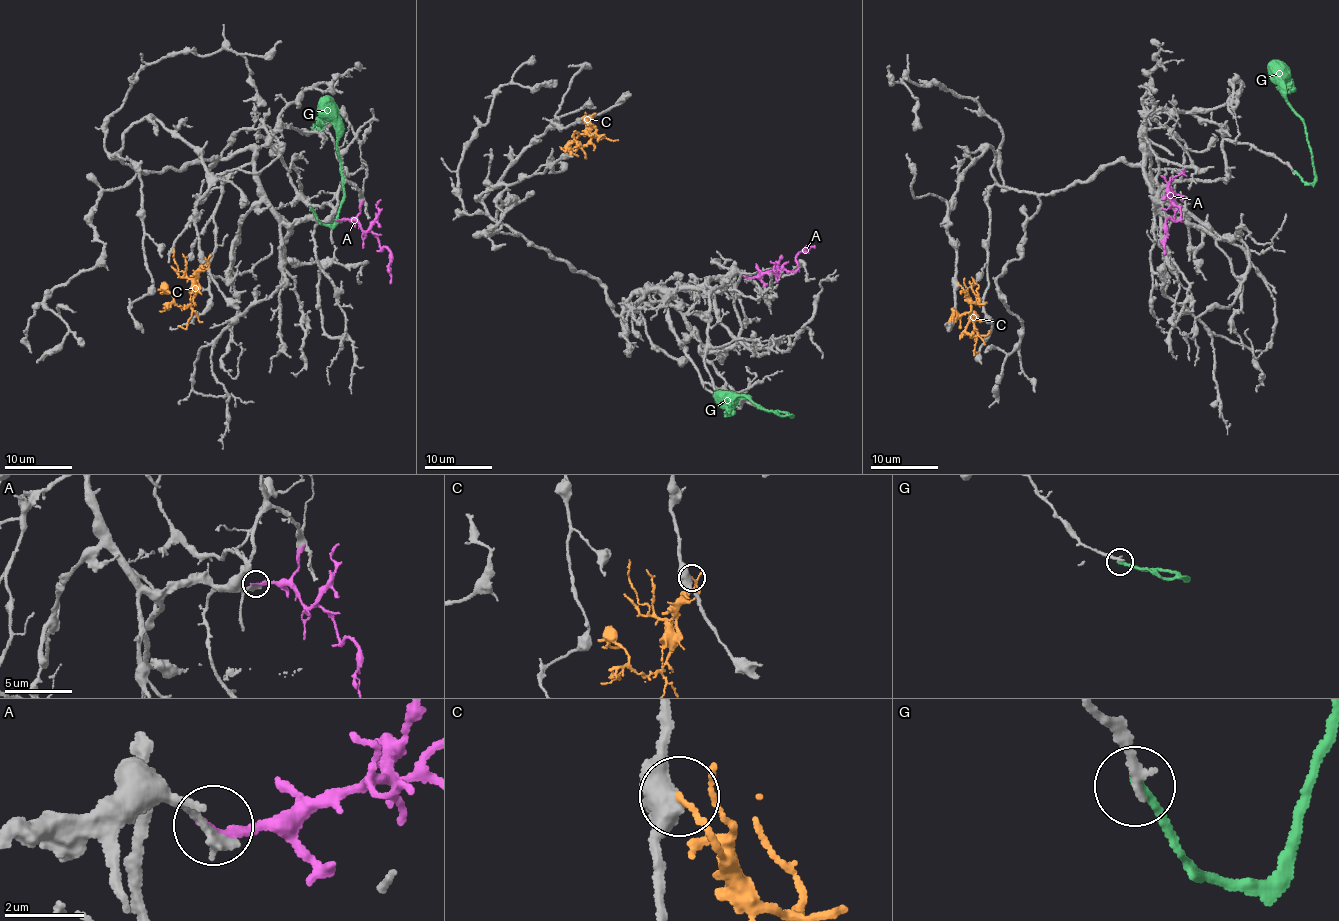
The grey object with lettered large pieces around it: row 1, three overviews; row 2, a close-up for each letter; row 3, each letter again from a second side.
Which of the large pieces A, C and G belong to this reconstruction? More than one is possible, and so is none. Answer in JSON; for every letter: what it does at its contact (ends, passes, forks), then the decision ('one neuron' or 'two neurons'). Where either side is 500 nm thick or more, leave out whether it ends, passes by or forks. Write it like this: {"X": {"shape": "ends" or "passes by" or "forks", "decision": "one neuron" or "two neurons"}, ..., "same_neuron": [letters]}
{"A": {"shape": "ends", "decision": "two neurons"}, "C": {"decision": "two neurons"}, "G": {"shape": "ends", "decision": "two neurons"}, "same_neuron": []}

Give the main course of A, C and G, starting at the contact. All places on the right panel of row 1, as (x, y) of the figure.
A: (1169, 198), (1172, 194), (1172, 204), (1179, 209), (1177, 220), (1167, 218), (1166, 221), (1164, 255)
C: (958, 284), (968, 298), (975, 330), (970, 334), (962, 333), (986, 334), (990, 331)
G: (1294, 172), (1309, 183), (1314, 182), (1312, 154), (1304, 120), (1282, 94), (1279, 77), (1270, 62)

